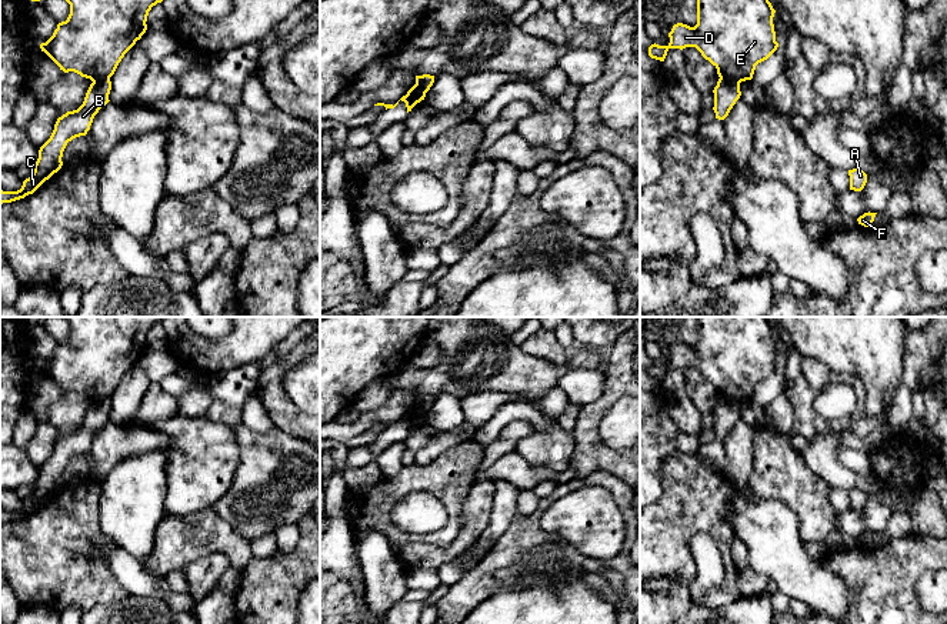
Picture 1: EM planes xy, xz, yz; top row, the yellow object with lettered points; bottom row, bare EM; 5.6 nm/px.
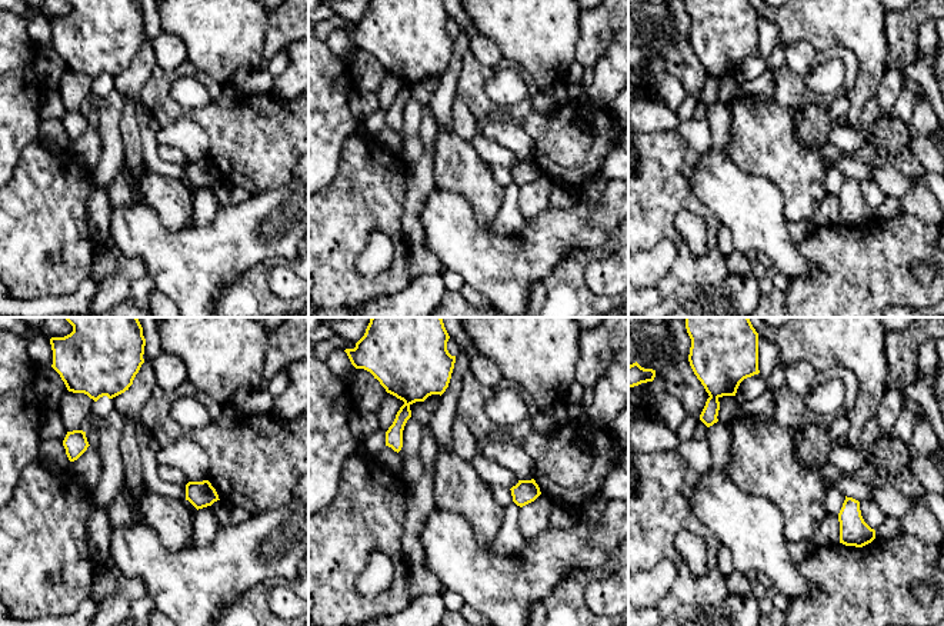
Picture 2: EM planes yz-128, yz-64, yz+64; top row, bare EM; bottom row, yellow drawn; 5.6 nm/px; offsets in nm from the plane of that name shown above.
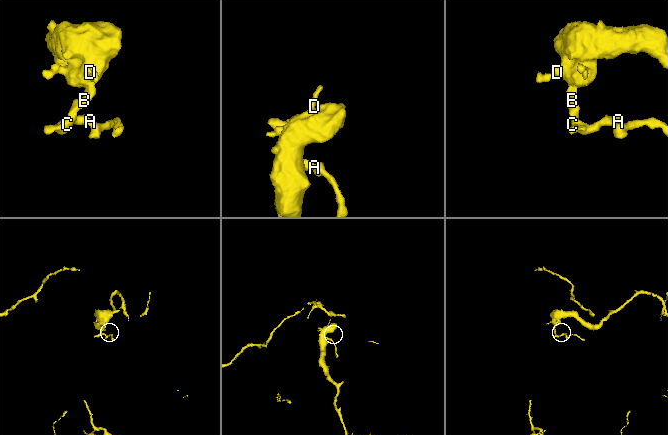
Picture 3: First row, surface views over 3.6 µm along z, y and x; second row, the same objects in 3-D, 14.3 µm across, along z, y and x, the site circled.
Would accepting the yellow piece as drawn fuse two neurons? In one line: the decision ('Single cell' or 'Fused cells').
Fused cells

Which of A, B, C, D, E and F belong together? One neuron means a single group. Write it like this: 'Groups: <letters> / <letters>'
Groups: A B C F / D E

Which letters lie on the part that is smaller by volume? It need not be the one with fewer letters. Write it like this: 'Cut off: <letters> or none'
Cut off: A, B, C, F

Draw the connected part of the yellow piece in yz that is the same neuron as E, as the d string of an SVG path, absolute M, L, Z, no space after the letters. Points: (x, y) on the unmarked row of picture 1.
M697 317L697 344L673 346L667 366L651 364L648 376L664 381L670 368L696 367L716 388L718 397L751 400L756 386L767 380L778 367L773 344L776 330L767 317Z

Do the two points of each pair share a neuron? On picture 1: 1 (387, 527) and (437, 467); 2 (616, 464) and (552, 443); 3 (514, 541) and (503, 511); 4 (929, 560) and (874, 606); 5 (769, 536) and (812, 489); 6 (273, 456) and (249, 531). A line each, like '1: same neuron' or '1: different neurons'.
1: same neuron
2: different neurons
3: different neurons
4: same neuron
5: different neurons
6: same neuron

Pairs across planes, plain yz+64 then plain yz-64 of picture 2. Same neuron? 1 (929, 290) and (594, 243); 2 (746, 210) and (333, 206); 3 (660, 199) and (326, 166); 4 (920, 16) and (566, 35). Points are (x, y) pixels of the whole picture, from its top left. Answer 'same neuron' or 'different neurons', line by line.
1: different neurons
2: different neurons
3: different neurons
4: different neurons

